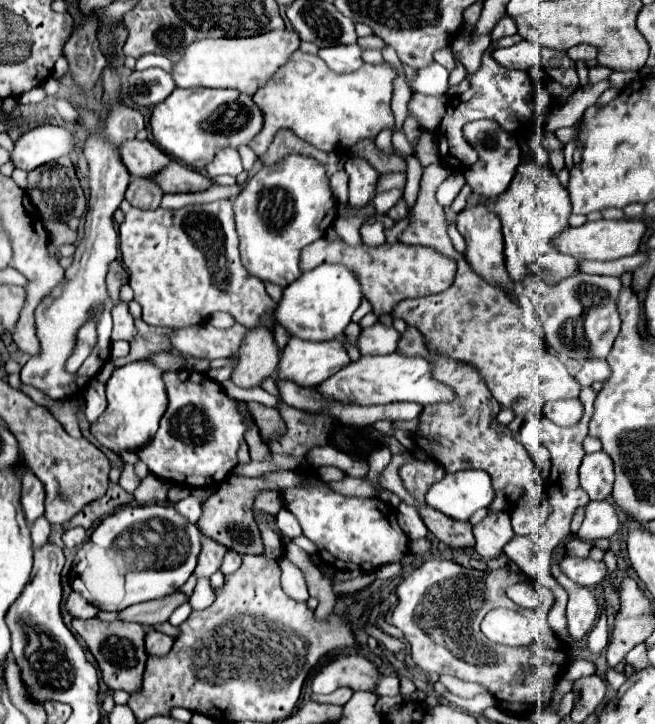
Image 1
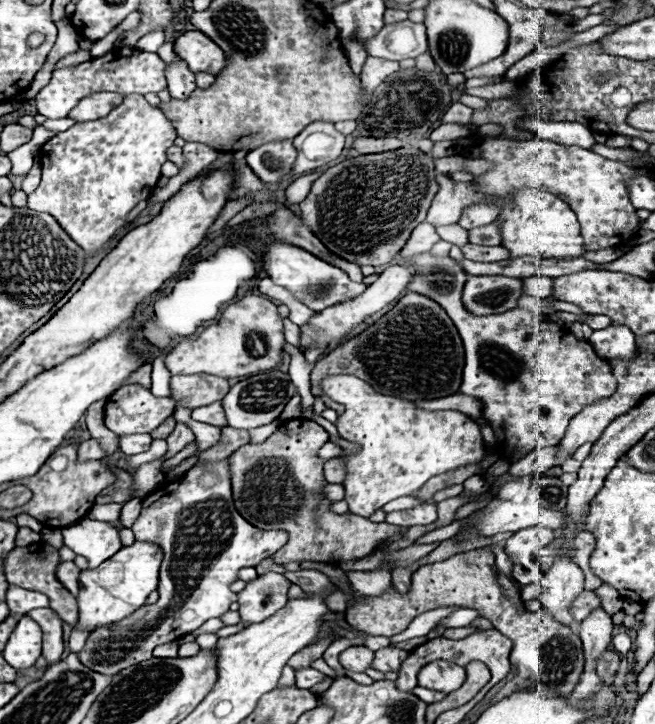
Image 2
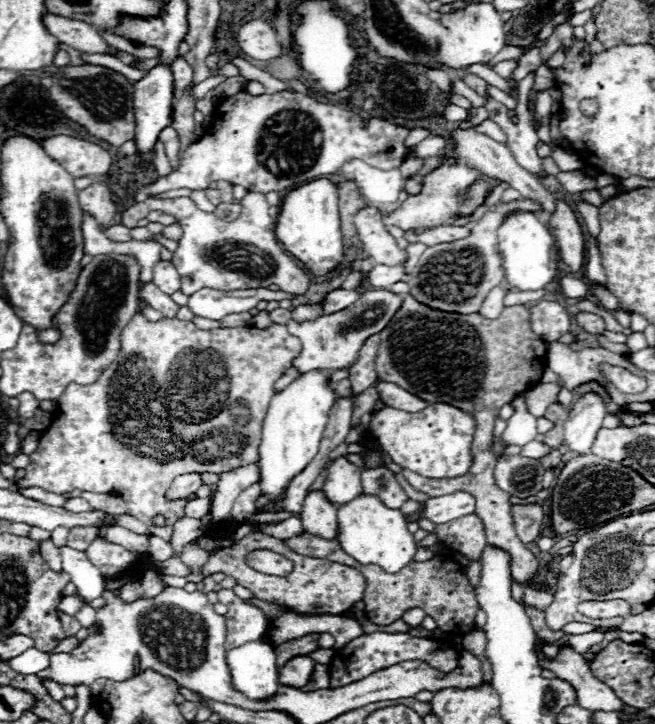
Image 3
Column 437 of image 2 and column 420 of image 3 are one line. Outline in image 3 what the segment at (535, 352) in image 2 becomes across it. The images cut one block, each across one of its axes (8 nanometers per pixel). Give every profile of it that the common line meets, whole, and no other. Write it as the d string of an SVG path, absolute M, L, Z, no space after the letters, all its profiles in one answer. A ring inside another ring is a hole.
M514 200L508 204L498 202L478 222L470 224L472 232L464 240L456 240L452 244L436 244L436 246L426 248L416 268L410 272L410 278L408 278L410 294L422 304L428 304L430 308L436 308L436 310L460 312L460 314L478 312L490 288L498 286L504 280L500 252L496 248L496 230L512 212L536 214L536 212L542 212L542 208L536 200Z

